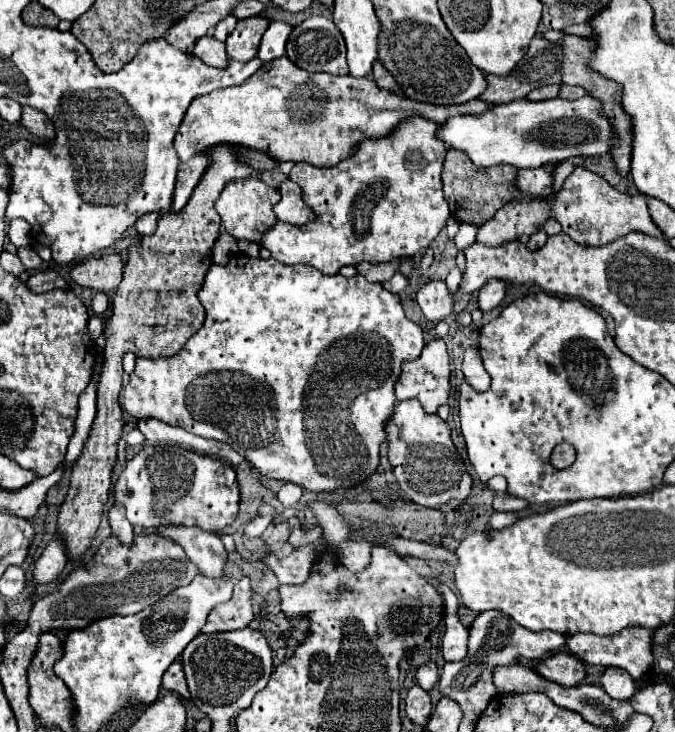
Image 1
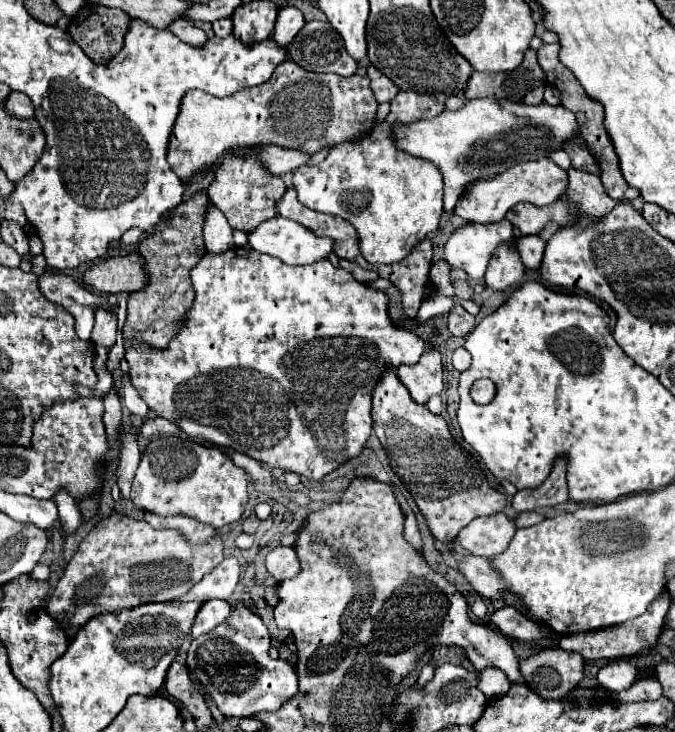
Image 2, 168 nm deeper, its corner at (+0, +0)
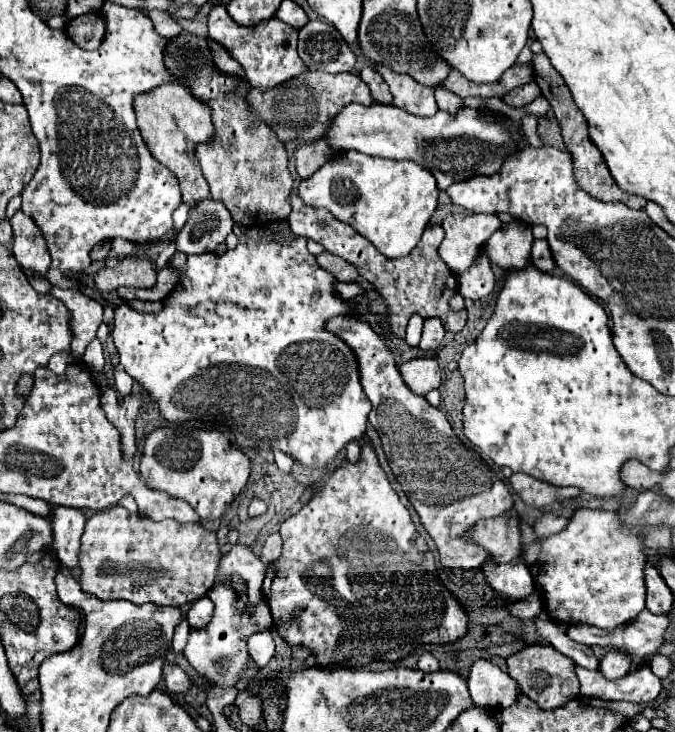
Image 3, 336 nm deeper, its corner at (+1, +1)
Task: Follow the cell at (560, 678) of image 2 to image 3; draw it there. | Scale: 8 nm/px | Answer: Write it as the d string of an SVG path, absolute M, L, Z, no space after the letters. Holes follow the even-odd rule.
M529 645L519 653L507 657L507 673L519 683L521 693L543 709L557 709L579 695L579 681L573 659L565 657L551 645Z

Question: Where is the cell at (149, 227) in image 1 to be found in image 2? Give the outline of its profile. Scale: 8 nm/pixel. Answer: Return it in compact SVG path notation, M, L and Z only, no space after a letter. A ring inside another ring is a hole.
M132 228L132 230L128 230L126 234L122 234L122 244L124 244L126 248L132 248L132 246L136 246L142 238L144 238L144 232L138 230L138 228Z

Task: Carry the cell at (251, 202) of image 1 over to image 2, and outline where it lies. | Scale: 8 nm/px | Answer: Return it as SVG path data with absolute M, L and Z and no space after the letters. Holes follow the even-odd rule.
M228 154L220 164L216 164L214 182L206 190L210 202L222 210L228 224L234 230L242 230L242 232L252 232L262 222L278 216L276 202L286 192L286 184L278 176L270 174L264 168L264 164L256 158L258 156Z

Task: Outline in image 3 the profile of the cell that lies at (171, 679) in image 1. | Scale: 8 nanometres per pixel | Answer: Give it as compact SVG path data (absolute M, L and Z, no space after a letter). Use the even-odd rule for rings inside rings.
M165 663L163 665L163 677L165 677L165 685L169 691L175 693L185 693L191 689L191 681L187 677L187 673L177 665L177 663Z

